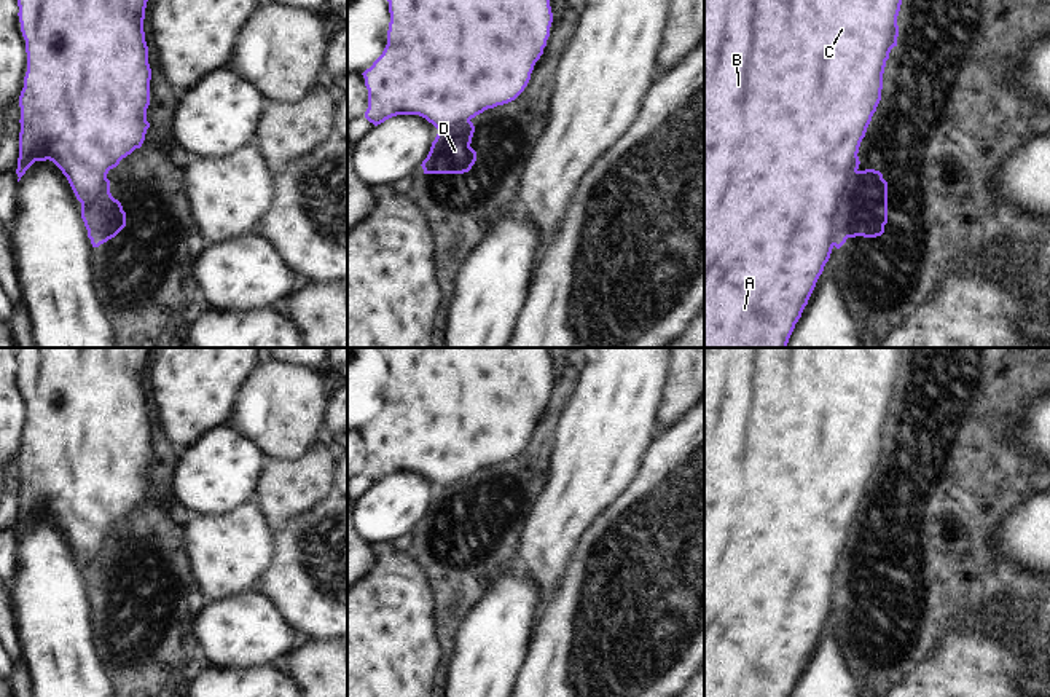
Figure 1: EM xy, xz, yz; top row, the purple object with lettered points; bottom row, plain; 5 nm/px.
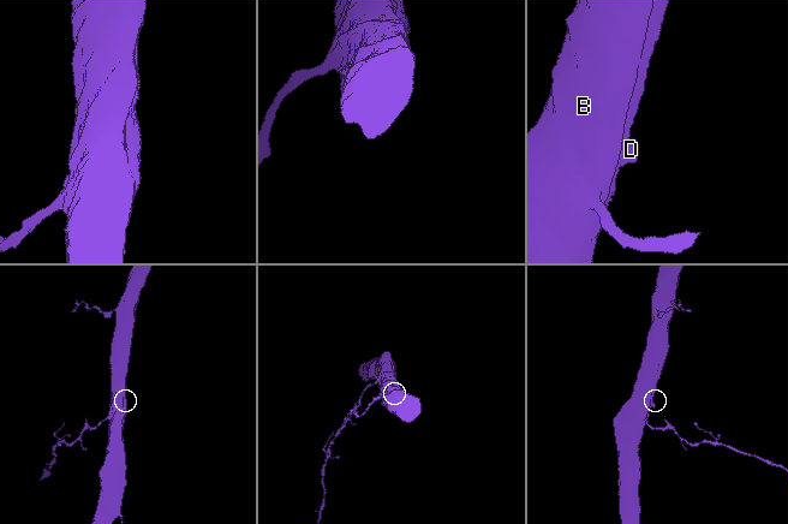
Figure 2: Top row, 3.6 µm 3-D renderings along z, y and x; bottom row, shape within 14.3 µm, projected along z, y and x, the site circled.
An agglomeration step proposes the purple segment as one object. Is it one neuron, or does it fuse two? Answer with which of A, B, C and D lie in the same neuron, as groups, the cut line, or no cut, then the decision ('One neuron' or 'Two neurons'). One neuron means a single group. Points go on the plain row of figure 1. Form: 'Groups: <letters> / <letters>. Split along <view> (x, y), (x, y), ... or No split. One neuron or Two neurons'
Groups: A B C D. No split. One neuron

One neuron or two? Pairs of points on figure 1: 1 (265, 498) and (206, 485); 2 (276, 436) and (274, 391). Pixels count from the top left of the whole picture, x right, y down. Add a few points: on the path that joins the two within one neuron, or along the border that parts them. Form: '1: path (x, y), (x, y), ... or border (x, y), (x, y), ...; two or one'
1: border (266, 460), (252, 500); two
2: path (276, 425), (276, 402); one

